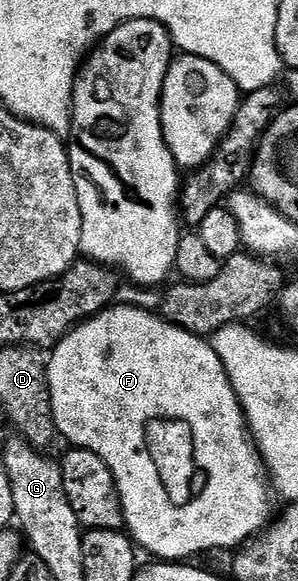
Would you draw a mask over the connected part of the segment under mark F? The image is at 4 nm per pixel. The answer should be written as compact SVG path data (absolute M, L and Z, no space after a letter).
M116 303L103 309L97 317L92 317L69 331L56 344L55 349L51 350L47 363L52 414L57 434L72 441L68 443L75 448L94 451L94 455L98 455L106 463L106 467L110 467L120 492L120 501L124 505L124 524L127 532L143 552L145 549L146 552L153 553L156 556L153 558L164 563L184 563L189 559L196 559L192 557L198 556L199 553L210 552L211 549L235 550L268 528L274 512L272 513L272 505L268 502L270 482L266 476L264 461L260 457L259 449L256 448L256 442L252 440L248 422L244 419L244 409L222 367L222 359L205 338L177 325L171 325L159 312L137 309L136 306L127 303Z

